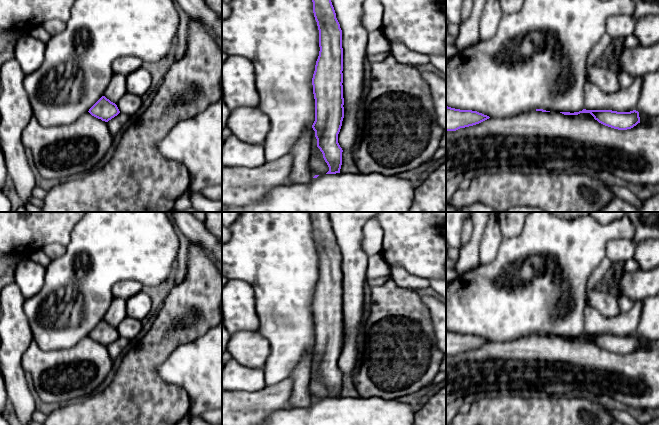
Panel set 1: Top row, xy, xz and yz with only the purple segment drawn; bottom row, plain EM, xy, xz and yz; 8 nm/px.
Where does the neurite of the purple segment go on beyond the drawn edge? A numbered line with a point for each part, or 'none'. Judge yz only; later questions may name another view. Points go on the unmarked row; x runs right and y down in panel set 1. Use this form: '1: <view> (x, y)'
1: yz (551, 365)

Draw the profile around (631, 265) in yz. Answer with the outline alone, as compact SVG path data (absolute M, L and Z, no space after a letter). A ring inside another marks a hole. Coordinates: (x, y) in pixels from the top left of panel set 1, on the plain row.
M632 258L627 260L624 264L614 266L610 276L613 276L615 273L623 275L625 272L634 272L637 270L639 270L639 264Z

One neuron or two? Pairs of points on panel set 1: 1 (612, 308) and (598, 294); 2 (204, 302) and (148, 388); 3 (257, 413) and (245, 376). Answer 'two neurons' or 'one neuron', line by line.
1: one neuron
2: one neuron
3: two neurons

